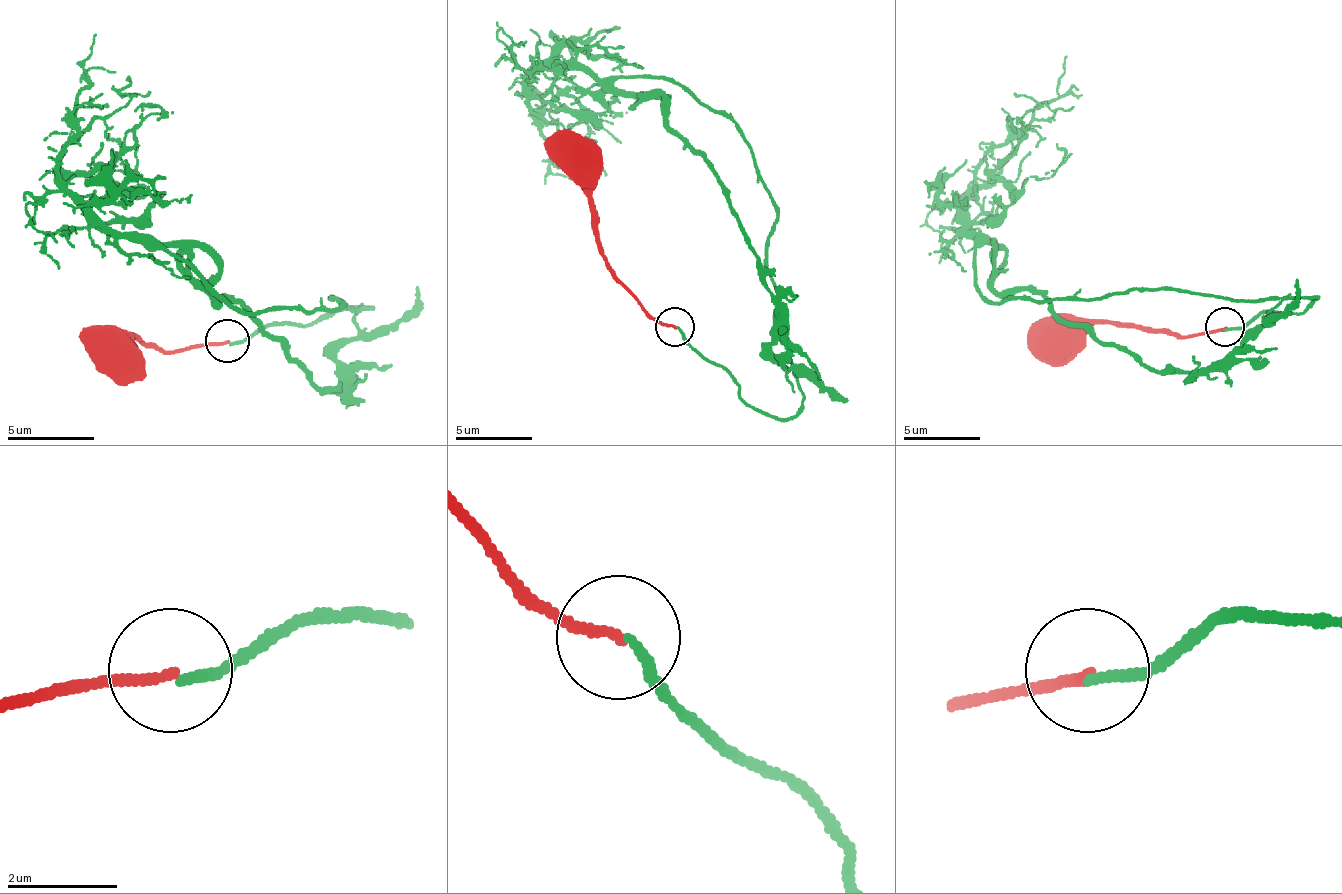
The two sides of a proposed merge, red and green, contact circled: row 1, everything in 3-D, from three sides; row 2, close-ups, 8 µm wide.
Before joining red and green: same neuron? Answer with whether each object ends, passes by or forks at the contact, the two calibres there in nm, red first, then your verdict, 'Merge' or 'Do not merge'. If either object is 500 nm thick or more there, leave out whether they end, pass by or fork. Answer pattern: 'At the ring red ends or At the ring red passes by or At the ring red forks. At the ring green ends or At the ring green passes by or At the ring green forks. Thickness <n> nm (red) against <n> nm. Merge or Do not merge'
At the ring red ends. At the ring green ends. Thickness 170 nm (red) against 180 nm. Do not merge

